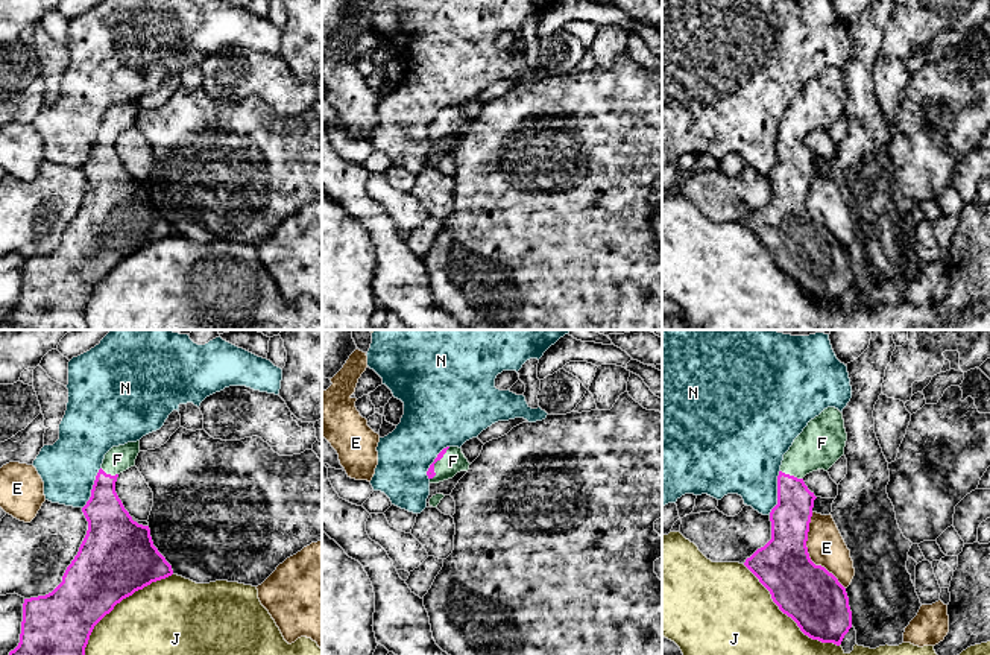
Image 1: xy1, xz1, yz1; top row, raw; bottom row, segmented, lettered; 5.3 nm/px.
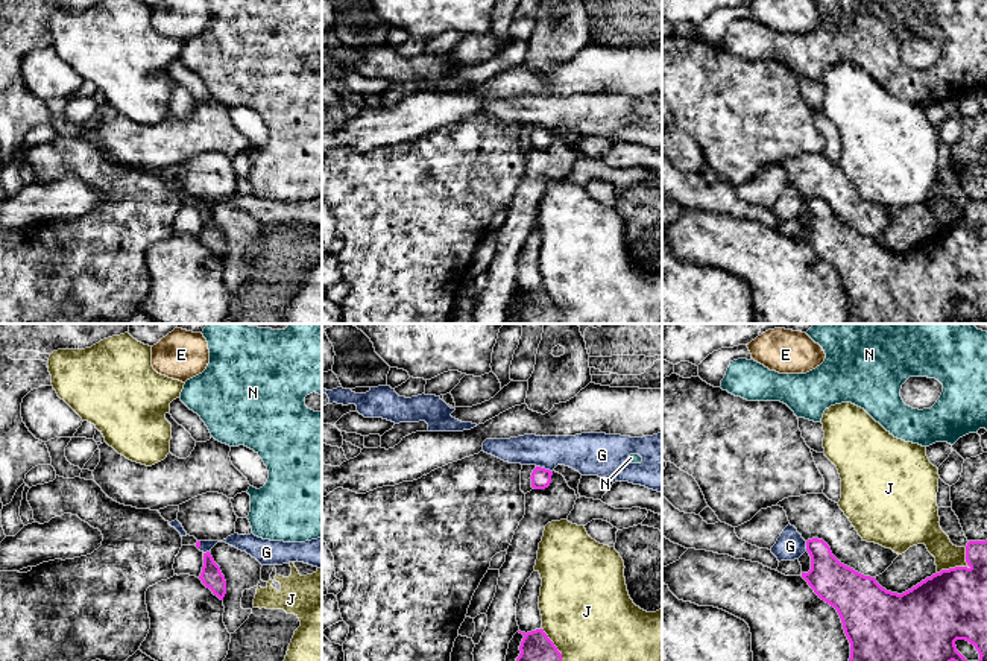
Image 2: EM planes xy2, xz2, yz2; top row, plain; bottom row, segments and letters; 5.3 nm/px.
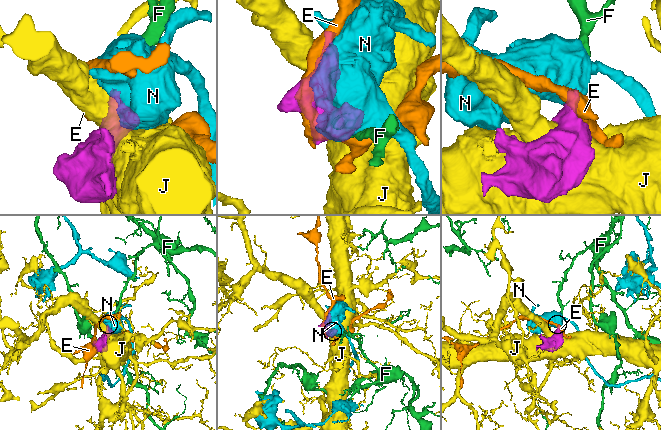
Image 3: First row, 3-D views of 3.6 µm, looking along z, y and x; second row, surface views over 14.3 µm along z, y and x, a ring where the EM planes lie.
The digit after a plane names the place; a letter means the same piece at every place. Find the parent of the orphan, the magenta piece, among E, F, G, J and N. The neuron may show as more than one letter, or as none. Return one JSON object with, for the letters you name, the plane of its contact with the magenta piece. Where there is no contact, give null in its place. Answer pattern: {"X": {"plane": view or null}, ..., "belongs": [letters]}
{"F": {"plane": "xz1"}, "belongs": ["F"]}

